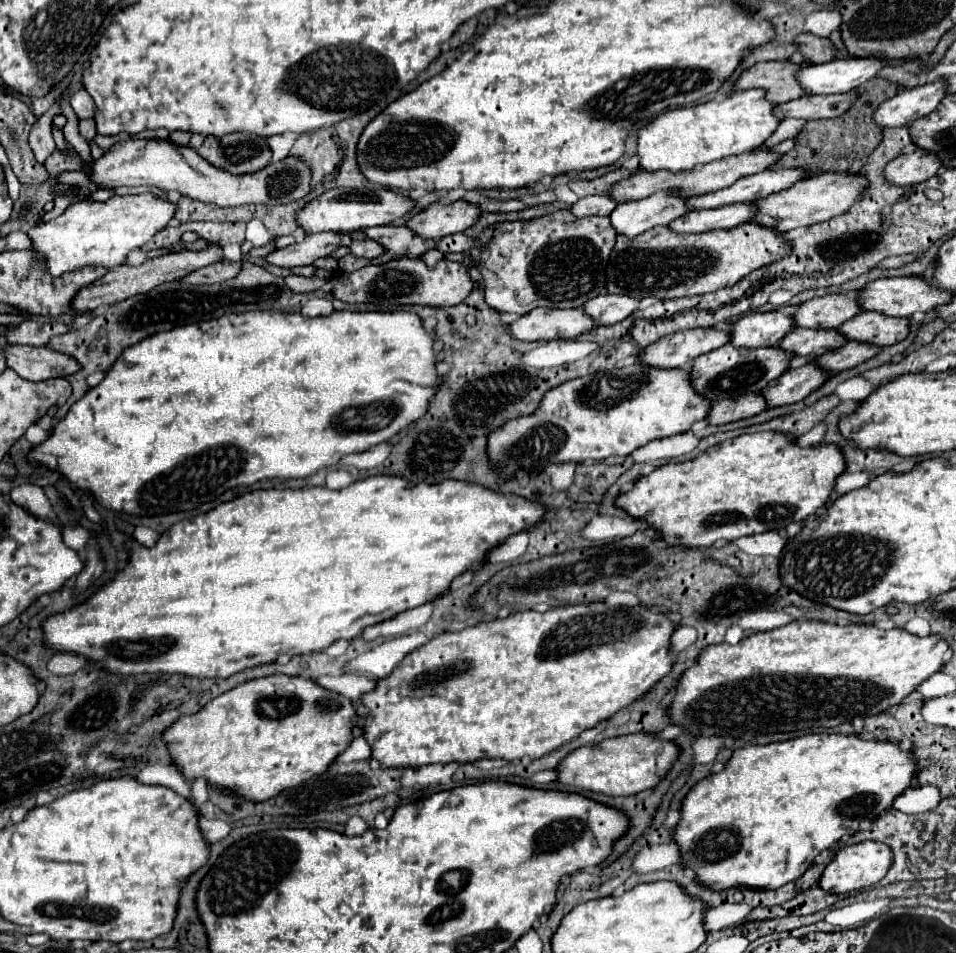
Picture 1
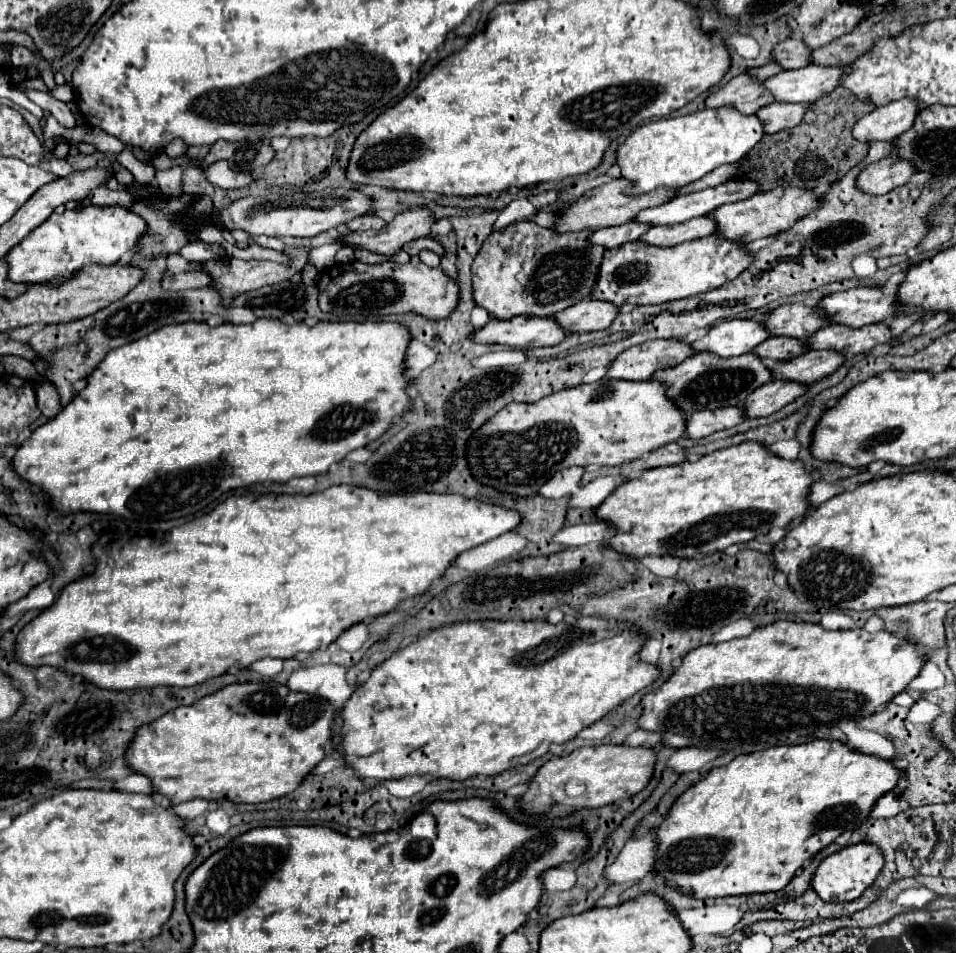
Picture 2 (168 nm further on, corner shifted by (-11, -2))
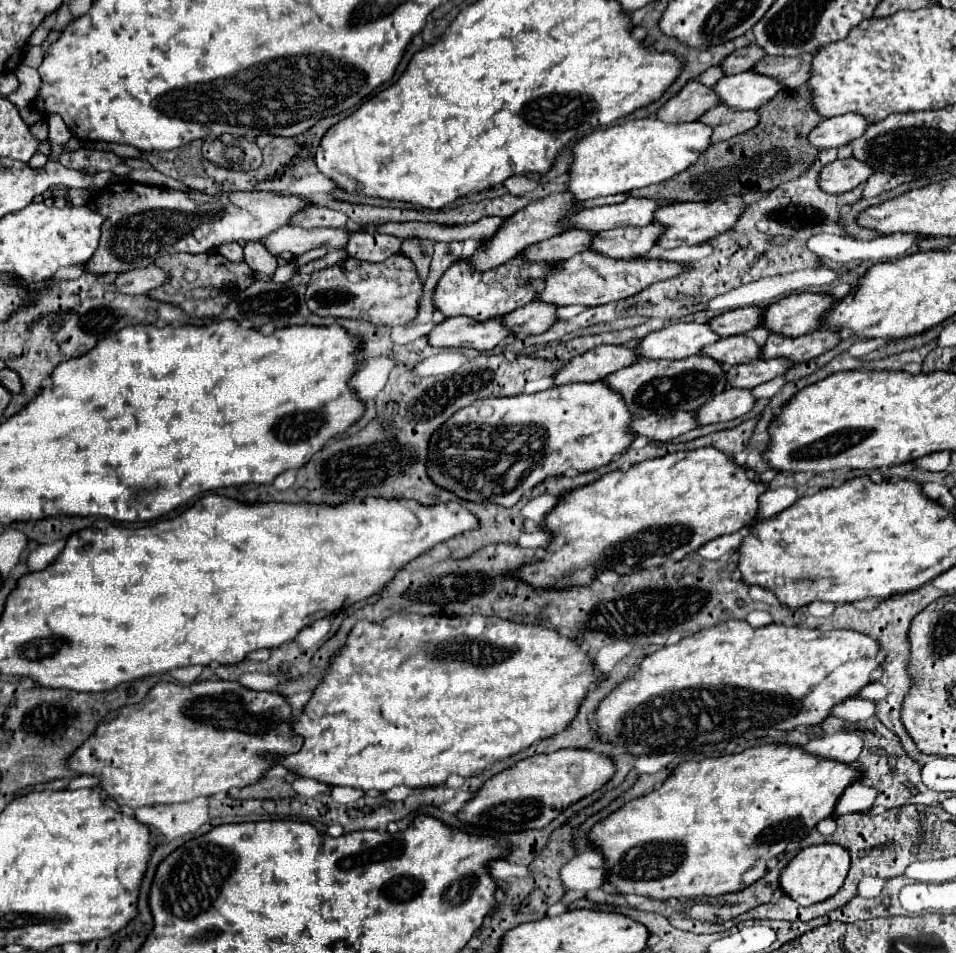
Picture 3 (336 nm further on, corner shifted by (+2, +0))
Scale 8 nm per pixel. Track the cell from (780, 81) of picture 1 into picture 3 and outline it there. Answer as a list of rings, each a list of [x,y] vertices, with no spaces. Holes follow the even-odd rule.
[[[689,81],[679,93],[675,93],[667,103],[663,103],[655,117],[667,123],[677,121],[697,121],[705,111],[717,105],[717,97],[711,87],[705,87],[697,81]]]

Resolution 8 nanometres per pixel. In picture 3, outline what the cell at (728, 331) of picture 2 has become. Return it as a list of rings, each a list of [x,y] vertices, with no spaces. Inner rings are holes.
[[[675,323],[659,331],[647,333],[637,341],[635,351],[641,359],[685,359],[697,355],[705,345],[719,341],[721,337],[711,331],[707,323]]]

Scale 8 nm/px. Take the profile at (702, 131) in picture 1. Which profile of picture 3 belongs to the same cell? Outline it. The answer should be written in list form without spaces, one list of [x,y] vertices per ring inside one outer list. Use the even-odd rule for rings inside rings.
[[[655,117],[625,121],[607,129],[593,131],[573,145],[573,163],[569,167],[567,191],[577,201],[627,193],[631,189],[661,183],[689,165],[711,145],[713,127],[699,121],[693,123],[663,123]]]

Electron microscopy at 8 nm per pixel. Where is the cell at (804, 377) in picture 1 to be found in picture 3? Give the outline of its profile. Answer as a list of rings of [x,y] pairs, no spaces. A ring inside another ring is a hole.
[[[725,389],[719,397],[711,397],[707,405],[695,411],[697,425],[709,425],[717,421],[731,421],[749,413],[755,405],[755,397],[747,389]]]

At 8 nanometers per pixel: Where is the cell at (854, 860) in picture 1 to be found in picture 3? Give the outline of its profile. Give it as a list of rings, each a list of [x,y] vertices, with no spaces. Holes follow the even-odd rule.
[[[811,845],[801,849],[781,871],[779,875],[779,887],[785,891],[787,897],[791,897],[793,901],[797,901],[799,905],[807,907],[819,901],[825,901],[827,897],[835,895],[849,871],[849,863],[851,857],[847,853],[847,849],[839,847],[839,845]]]

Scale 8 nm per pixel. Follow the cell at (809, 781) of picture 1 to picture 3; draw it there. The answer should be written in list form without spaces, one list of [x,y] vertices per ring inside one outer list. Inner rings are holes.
[[[757,745],[751,749],[745,749],[743,753],[737,755],[723,755],[723,757],[715,757],[715,759],[705,759],[705,761],[687,761],[677,765],[669,777],[665,779],[665,783],[659,789],[653,789],[651,793],[631,799],[627,801],[621,809],[617,809],[615,813],[607,815],[605,819],[601,819],[599,823],[595,823],[591,827],[591,831],[587,833],[589,843],[597,847],[597,851],[603,853],[603,861],[605,861],[605,883],[615,887],[617,893],[621,895],[643,895],[649,899],[671,899],[671,897],[701,897],[701,895],[725,895],[725,893],[735,893],[741,891],[745,887],[749,887],[751,883],[755,883],[757,879],[761,879],[767,873],[767,861],[781,855],[789,843],[803,839],[811,829],[815,829],[815,825],[821,819],[827,819],[833,815],[835,803],[839,799],[839,795],[843,793],[843,789],[847,785],[851,785],[853,781],[859,779],[859,769],[853,769],[845,763],[839,761],[831,761],[831,759],[823,759],[817,755],[809,755],[805,753],[801,747],[791,747],[791,745]]]

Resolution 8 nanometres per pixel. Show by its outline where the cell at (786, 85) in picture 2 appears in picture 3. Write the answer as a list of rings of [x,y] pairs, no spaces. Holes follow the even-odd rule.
[[[745,71],[745,73],[721,77],[711,89],[719,97],[721,105],[747,111],[747,109],[757,109],[765,105],[783,87],[771,77]]]

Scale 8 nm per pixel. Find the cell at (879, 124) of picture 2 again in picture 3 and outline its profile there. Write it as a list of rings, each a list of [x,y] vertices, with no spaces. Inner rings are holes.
[[[847,113],[847,115],[839,115],[839,117],[829,117],[825,121],[821,121],[811,133],[809,133],[809,141],[811,145],[815,145],[817,149],[831,149],[831,147],[841,147],[847,145],[849,141],[857,139],[863,135],[863,131],[867,129],[867,119],[859,117],[857,113]]]

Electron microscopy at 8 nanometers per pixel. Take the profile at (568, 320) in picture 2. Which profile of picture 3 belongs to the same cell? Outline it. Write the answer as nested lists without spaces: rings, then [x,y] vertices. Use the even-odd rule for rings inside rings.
[[[535,301],[531,305],[523,305],[523,309],[515,309],[515,313],[507,313],[507,317],[499,317],[507,329],[511,329],[513,335],[527,333],[537,335],[547,331],[555,323],[555,305],[547,305],[541,301]]]

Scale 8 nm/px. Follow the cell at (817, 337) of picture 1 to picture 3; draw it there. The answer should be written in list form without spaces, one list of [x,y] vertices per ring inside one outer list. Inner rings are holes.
[[[733,335],[733,337],[723,337],[715,345],[707,345],[701,355],[711,357],[719,361],[721,365],[739,365],[747,363],[759,357],[761,347],[747,335]]]

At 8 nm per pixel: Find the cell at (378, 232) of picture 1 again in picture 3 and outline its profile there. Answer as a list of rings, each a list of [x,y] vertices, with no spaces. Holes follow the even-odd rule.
[[[307,207],[299,213],[295,213],[295,217],[291,217],[293,225],[297,227],[305,227],[305,229],[315,229],[315,227],[345,227],[347,223],[347,215],[341,211],[333,211],[327,207]]]

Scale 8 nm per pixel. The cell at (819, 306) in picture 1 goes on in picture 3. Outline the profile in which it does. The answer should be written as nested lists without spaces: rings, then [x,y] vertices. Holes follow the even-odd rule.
[[[739,307],[739,309],[725,311],[725,313],[709,319],[707,323],[711,325],[711,329],[715,333],[719,333],[719,337],[741,335],[741,333],[747,333],[747,331],[759,327],[761,313],[763,313],[761,307]]]

